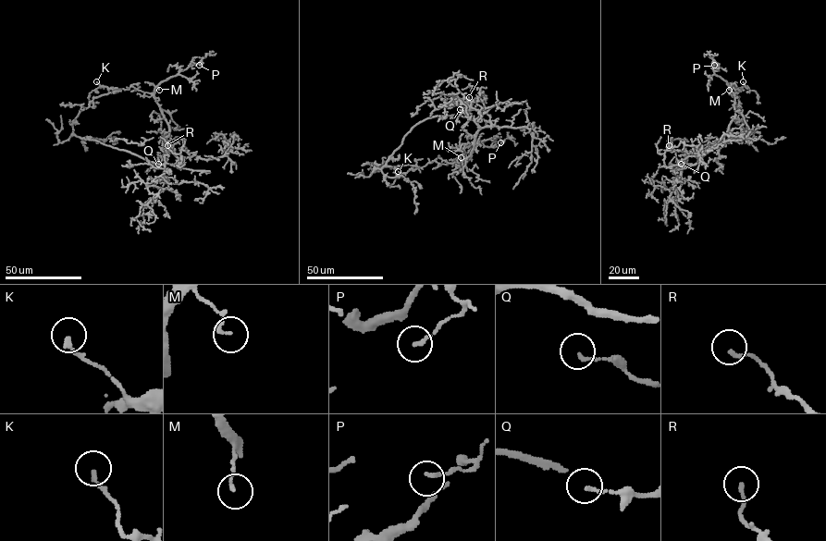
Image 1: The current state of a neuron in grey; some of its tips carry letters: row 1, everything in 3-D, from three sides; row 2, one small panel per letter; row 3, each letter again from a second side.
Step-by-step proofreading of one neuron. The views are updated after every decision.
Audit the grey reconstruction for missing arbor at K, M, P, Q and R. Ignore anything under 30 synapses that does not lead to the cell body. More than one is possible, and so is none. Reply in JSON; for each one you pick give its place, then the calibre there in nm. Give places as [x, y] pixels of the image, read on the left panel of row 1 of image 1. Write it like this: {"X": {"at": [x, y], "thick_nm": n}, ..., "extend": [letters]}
{"extend": []}

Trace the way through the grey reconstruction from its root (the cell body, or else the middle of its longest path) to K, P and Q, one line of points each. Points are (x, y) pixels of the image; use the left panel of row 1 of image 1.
K: (141, 156), (71, 134), (72, 121), (80, 112), (94, 98), (113, 91), (96, 81)
P: (141, 156), (160, 164), (174, 165), (178, 160), (168, 125), (154, 96), (154, 89), (202, 60), (199, 65)
Q: (141, 156), (165, 164), (158, 164)

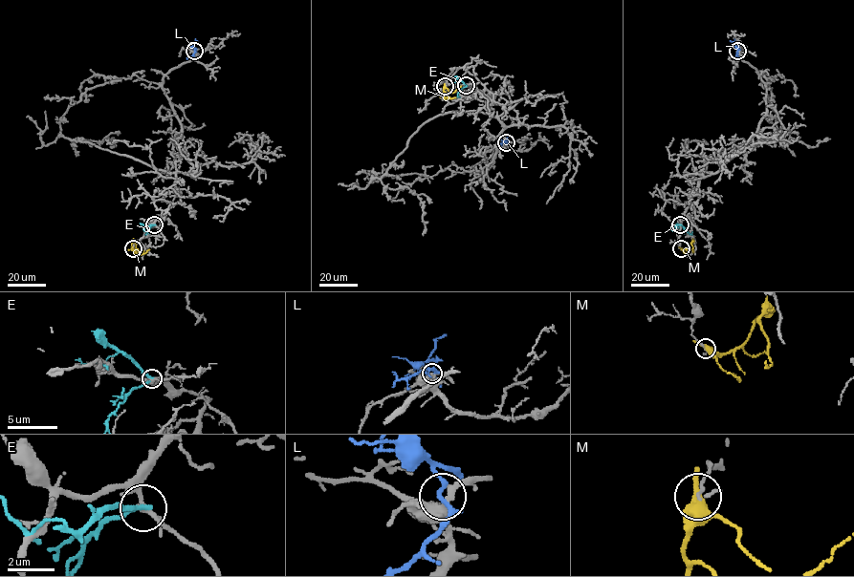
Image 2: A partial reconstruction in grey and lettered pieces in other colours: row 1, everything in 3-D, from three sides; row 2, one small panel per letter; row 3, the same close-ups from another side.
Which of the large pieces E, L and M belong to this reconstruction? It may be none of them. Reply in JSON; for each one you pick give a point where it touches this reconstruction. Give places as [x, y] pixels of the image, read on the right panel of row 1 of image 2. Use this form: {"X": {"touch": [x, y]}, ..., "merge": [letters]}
{"merge": []}

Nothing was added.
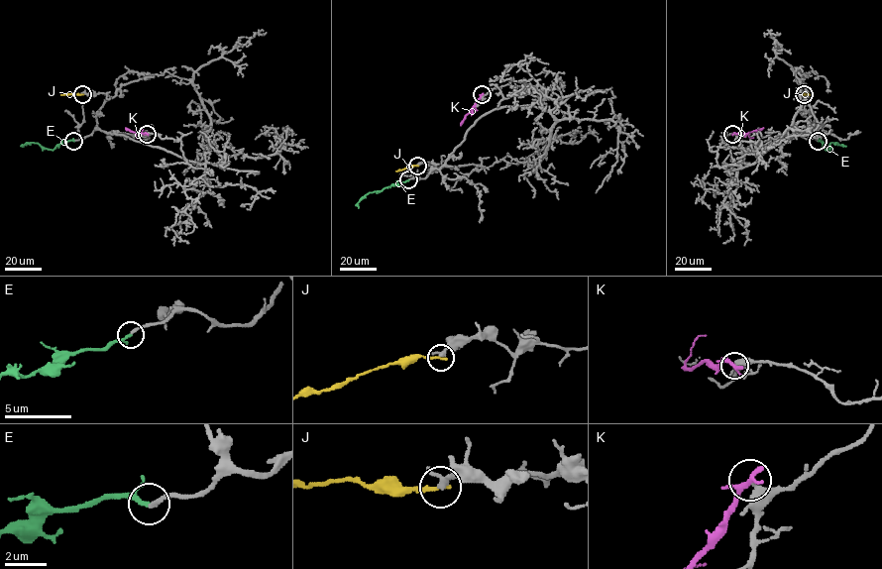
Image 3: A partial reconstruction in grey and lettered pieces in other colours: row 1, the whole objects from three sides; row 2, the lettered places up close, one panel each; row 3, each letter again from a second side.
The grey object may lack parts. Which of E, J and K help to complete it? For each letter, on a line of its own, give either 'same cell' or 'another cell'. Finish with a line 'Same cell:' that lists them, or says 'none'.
E: same cell
J: another cell
K: another cell
Same cell: E

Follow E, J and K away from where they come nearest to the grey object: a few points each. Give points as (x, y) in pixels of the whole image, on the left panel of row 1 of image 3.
E: (73, 141), (64, 141), (53, 150), (31, 143), (23, 146)
J: (82, 94), (60, 94)
K: (147, 134), (137, 134), (125, 128)

